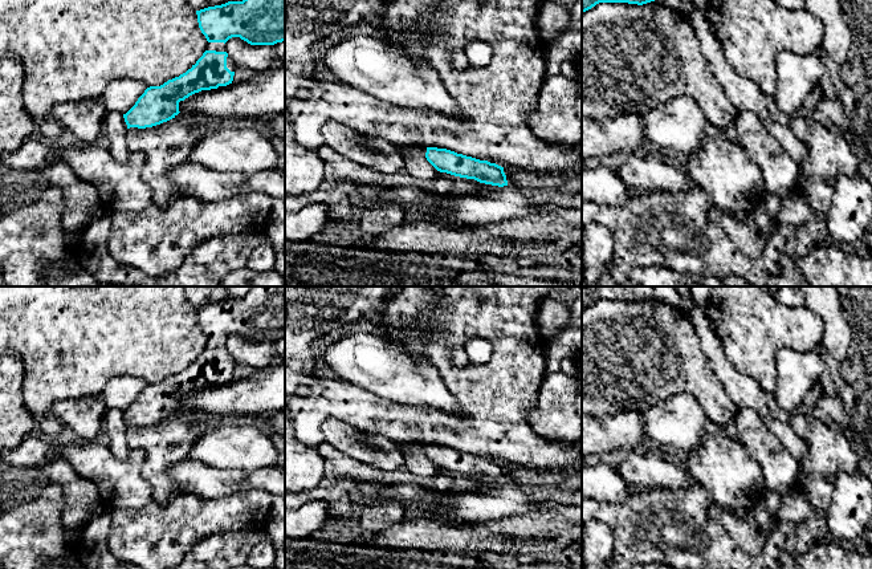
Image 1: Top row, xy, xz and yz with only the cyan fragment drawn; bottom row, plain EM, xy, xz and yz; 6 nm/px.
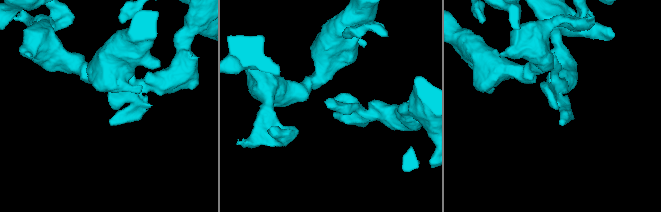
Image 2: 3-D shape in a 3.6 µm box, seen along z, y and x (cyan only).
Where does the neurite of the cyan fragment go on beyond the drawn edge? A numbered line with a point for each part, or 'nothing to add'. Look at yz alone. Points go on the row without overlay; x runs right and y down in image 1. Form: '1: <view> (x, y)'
nothing to add

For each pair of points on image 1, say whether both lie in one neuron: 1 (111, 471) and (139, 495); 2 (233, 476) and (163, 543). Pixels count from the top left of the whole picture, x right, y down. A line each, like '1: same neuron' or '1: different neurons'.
1: same neuron
2: different neurons

